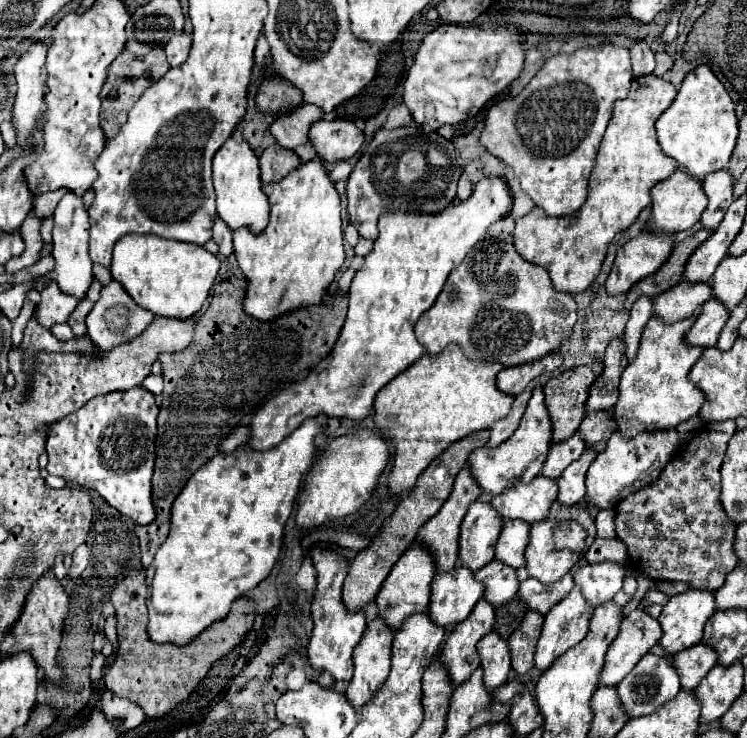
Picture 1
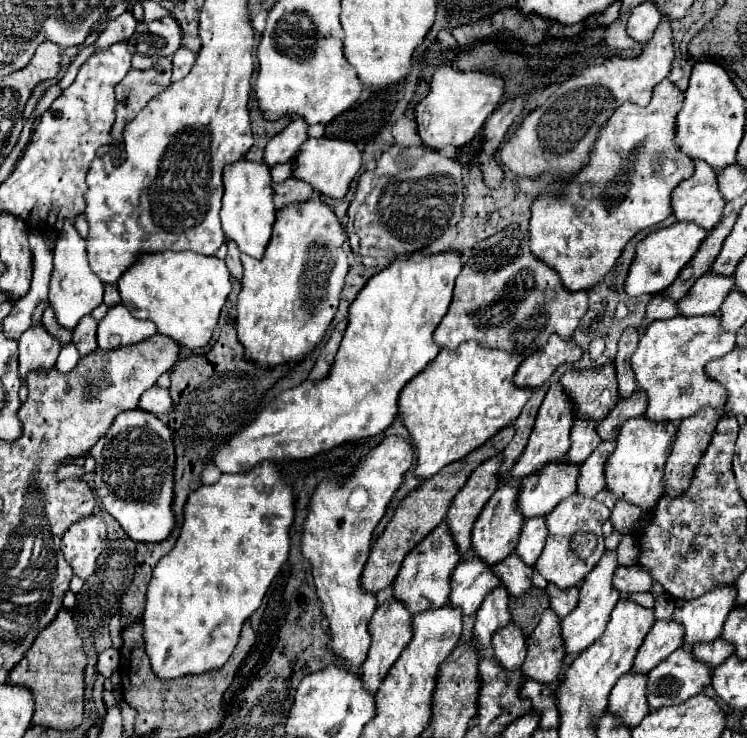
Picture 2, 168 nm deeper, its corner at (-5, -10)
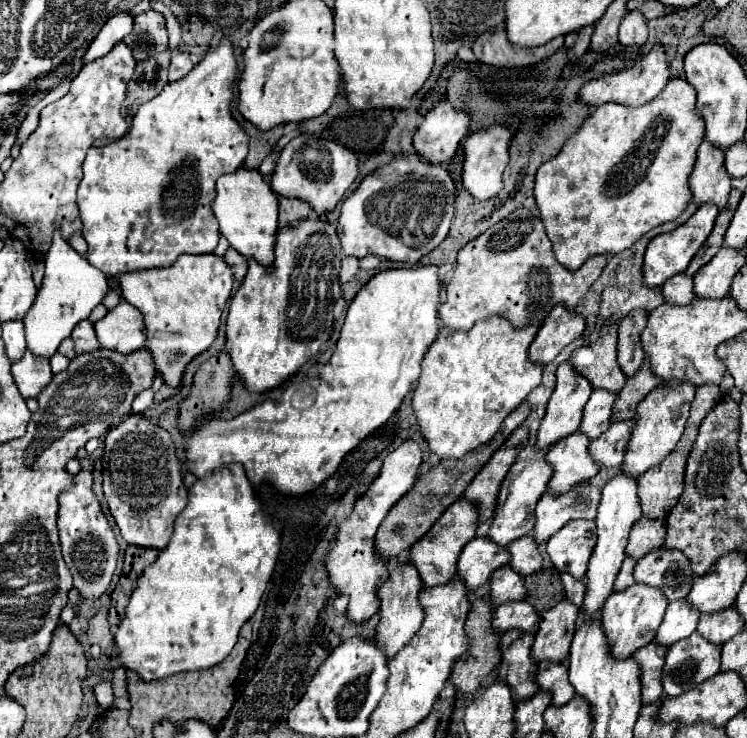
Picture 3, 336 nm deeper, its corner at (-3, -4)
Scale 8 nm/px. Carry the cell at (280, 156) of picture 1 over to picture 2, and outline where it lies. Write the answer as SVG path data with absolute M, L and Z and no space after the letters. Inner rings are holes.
M288 178L282 184L274 184L274 206L276 210L282 210L292 204L302 204L312 198L314 190L308 184L302 184L302 180Z

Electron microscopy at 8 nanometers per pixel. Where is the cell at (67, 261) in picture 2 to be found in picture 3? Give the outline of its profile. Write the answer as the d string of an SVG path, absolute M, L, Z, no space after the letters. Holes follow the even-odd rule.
M60 232L54 234L44 262L46 274L32 308L24 316L24 326L28 350L32 350L36 356L50 358L58 350L60 342L72 334L74 326L80 320L86 320L108 294L108 278L96 270L80 252L76 252L60 236Z

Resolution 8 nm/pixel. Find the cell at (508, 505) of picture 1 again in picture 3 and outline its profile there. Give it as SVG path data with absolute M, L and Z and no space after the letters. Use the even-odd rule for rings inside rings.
M574 432L554 444L546 454L544 460L552 466L552 476L548 480L550 494L564 494L580 480L590 480L598 474L598 464L588 454L590 440Z

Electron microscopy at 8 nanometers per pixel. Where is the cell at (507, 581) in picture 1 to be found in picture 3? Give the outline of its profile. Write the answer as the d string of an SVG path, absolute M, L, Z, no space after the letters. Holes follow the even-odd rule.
M526 534L518 540L514 540L508 546L508 552L510 552L510 562L508 564L520 576L534 574L542 568L542 556L538 552L538 546L536 546L532 534Z

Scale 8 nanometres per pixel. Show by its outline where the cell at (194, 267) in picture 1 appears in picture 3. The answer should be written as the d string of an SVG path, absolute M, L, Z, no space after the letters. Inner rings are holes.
M180 254L180 258L166 268L150 268L128 272L118 278L122 298L144 314L148 328L146 346L154 356L156 370L170 386L180 386L186 364L208 350L216 338L220 316L232 294L232 270L222 256L216 254Z

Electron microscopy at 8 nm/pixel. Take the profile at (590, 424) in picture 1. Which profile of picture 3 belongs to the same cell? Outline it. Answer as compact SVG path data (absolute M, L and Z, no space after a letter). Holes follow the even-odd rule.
M648 362L640 366L640 370L626 380L626 386L620 390L614 402L614 412L610 422L620 422L620 420L630 420L636 414L636 406L642 398L646 398L656 386L660 386L660 380L652 374Z

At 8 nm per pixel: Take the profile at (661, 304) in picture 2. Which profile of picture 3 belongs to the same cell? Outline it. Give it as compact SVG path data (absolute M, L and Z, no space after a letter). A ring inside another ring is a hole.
M676 274L668 282L660 286L662 298L668 304L690 304L694 300L694 290L692 290L692 278L686 278L684 274Z

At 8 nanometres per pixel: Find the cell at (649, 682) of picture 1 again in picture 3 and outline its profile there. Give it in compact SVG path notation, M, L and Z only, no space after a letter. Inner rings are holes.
M698 632L672 644L662 668L666 696L680 696L720 672L720 646L700 638Z

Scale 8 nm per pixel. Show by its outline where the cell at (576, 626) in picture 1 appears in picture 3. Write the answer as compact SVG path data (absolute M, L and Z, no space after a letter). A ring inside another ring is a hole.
M618 474L604 486L602 500L598 506L598 516L596 516L598 542L596 542L596 548L592 552L592 558L590 558L590 564L586 570L586 594L584 594L584 604L580 608L584 618L594 618L600 612L600 608L604 606L604 602L608 600L608 596L614 592L616 574L626 556L624 550L626 550L626 542L628 542L628 532L640 516L642 516L642 510L640 510L640 500L636 496L636 480L630 476Z

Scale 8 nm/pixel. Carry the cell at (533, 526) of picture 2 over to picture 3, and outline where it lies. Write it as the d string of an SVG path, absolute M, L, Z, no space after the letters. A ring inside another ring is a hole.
M588 486L580 492L570 490L560 496L552 496L546 492L538 500L534 528L532 528L536 544L546 542L554 532L558 532L572 518L588 518L588 520L596 518L596 508L600 504L600 490Z

